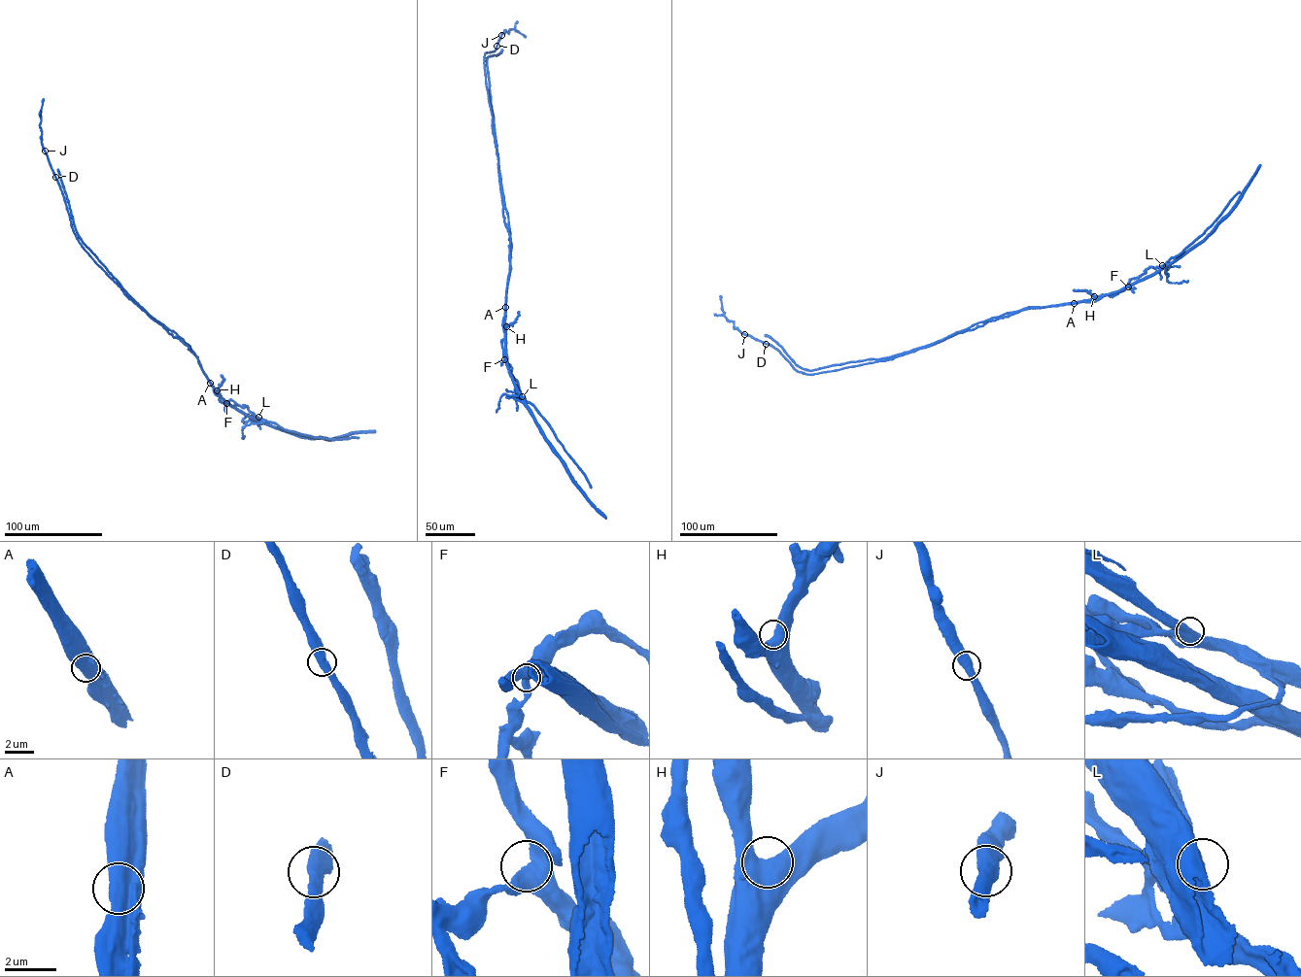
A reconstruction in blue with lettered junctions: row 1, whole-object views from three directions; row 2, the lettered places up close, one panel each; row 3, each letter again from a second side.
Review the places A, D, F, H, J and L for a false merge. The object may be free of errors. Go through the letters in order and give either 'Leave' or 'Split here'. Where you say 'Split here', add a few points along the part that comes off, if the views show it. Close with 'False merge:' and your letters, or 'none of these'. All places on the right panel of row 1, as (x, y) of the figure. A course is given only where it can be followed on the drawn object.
A: Split here. Course of the part to remove: (1074, 303), (1023, 309), (888, 359), (810, 375), (799, 372), (780, 352), (734, 327), (724, 315), (721, 295)
D: Leave
F: Leave
H: Leave
J: Leave
L: Leave
False merge: A

